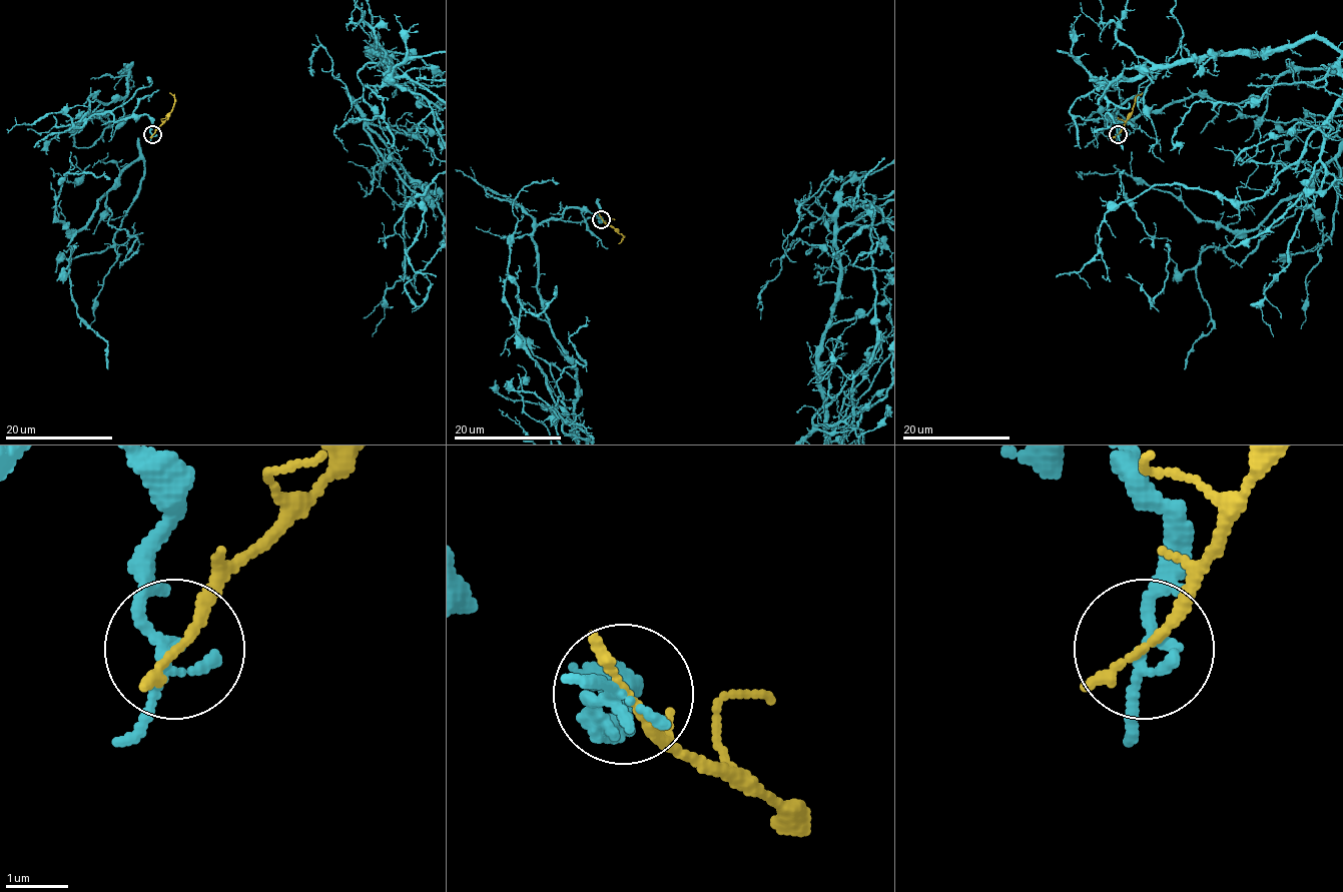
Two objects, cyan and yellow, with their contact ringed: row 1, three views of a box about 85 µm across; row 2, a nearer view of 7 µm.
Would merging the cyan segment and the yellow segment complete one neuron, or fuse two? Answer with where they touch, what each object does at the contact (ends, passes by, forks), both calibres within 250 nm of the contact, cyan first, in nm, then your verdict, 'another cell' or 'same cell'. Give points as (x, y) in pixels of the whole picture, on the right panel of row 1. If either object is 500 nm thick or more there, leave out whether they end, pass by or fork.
(1118, 134) | cyan forks | yellow ends | 140/180 nm | another cell

